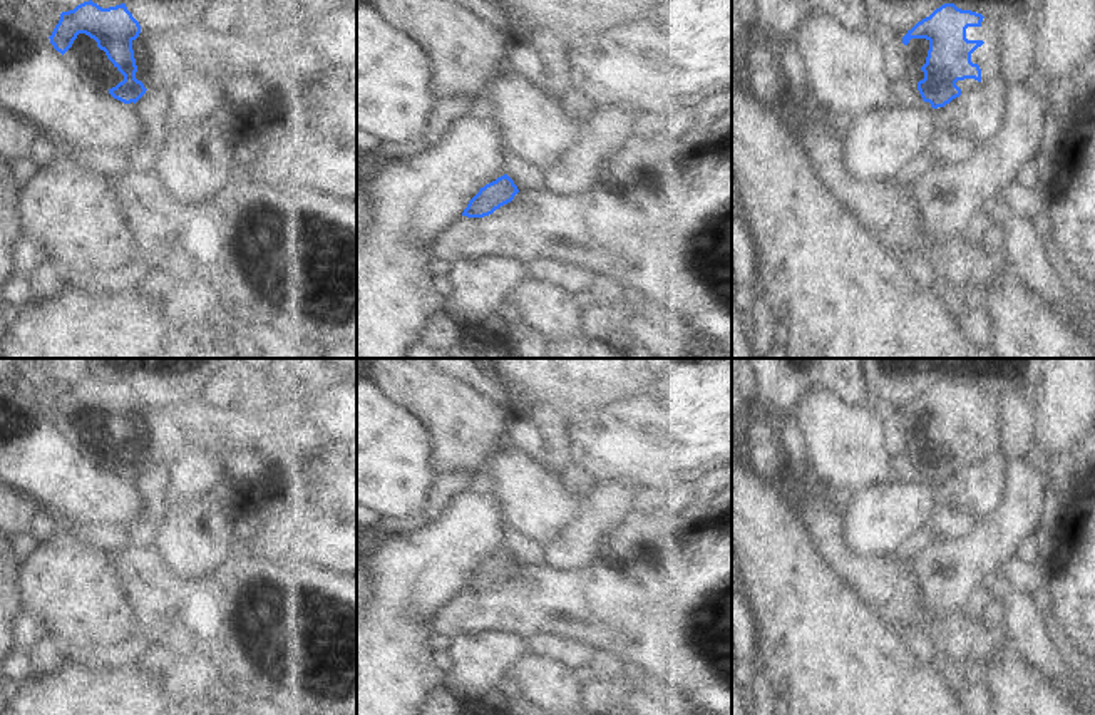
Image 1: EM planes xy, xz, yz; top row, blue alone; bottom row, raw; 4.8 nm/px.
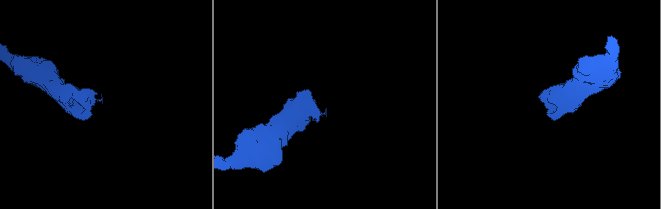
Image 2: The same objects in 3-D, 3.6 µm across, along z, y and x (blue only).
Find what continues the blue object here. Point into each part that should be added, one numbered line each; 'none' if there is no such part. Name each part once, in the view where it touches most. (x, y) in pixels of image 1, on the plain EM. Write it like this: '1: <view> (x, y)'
1: yz (920, 384)

